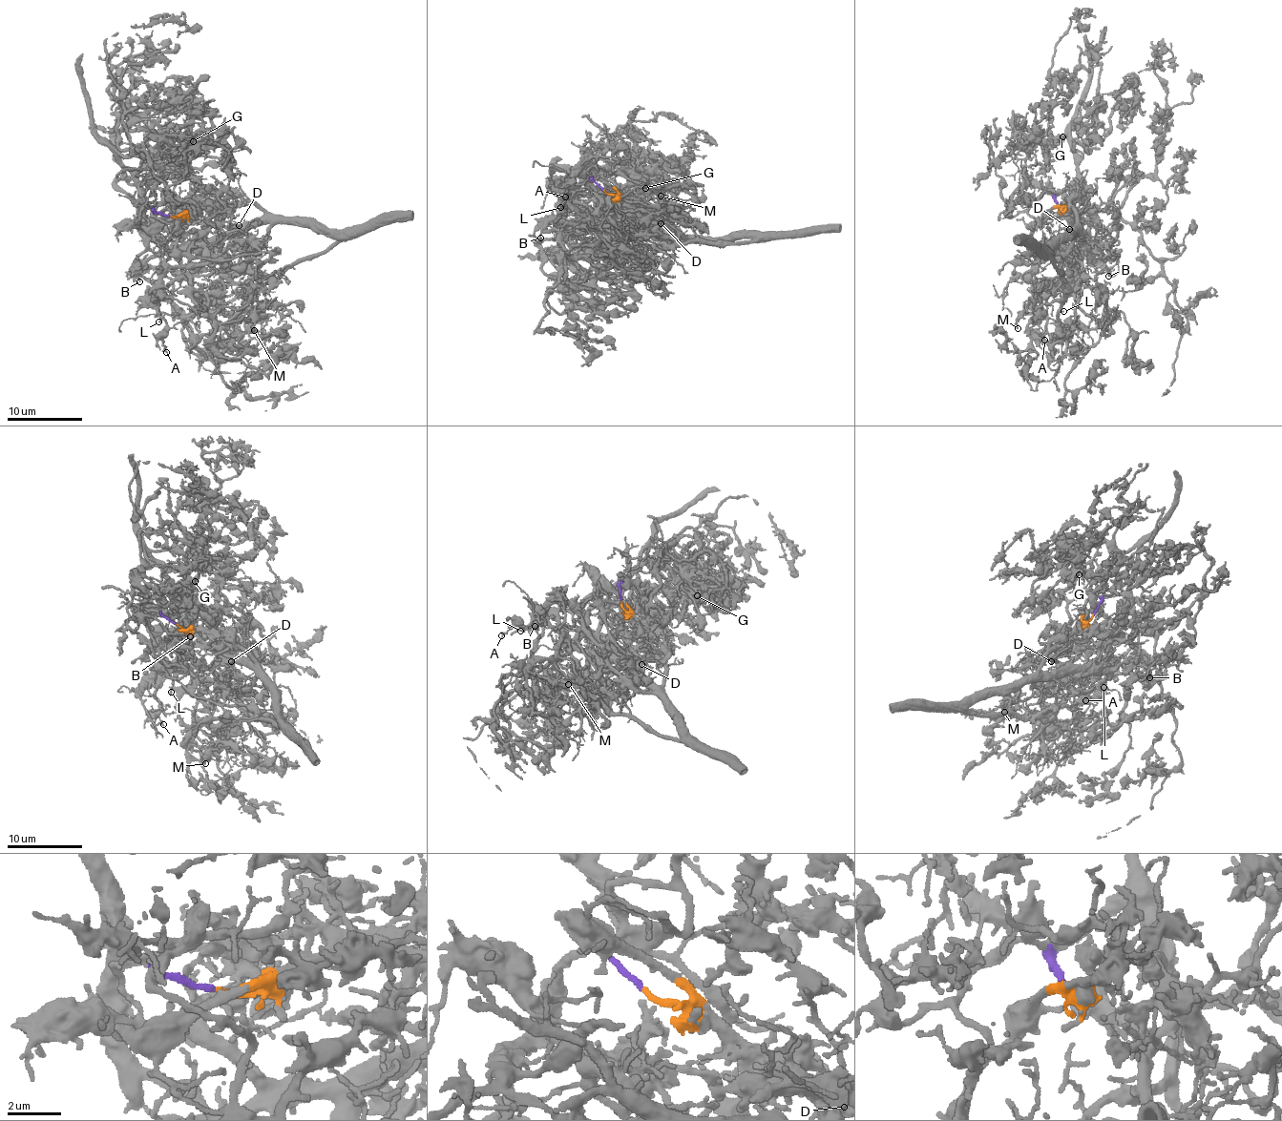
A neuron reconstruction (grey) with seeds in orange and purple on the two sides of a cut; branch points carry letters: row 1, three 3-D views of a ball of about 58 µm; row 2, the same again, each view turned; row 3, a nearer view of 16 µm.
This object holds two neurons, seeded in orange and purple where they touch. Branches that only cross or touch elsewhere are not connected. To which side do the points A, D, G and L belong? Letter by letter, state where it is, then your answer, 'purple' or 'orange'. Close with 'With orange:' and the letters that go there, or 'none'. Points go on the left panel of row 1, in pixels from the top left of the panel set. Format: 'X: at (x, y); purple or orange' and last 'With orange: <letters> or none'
A: at (166, 352); orange
D: at (239, 225); orange
G: at (193, 141); purple
L: at (158, 321); orange
With orange: A, D, L

